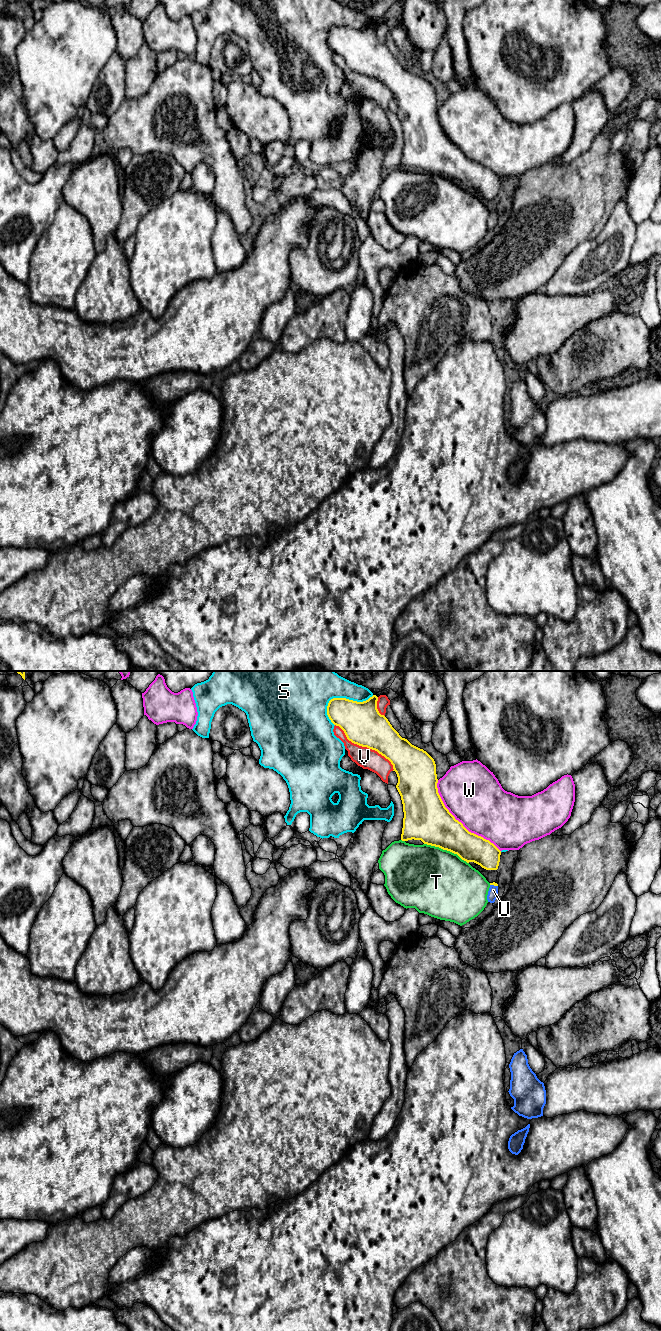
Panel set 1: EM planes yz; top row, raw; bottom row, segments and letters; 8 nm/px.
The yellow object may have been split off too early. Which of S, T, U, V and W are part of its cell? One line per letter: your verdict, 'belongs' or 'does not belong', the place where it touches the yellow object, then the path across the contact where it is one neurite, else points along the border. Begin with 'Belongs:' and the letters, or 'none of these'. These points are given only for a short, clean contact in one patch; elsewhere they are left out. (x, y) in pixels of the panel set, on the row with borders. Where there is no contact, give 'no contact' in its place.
Belongs: U
S: does not belong; meets yellow in yz at (344, 698)
T: does not belong; meets yellow in yz at (446, 849)
U: belongs; meets yellow in yz at (494, 885); runs through yz (495, 884), (494, 885), (493, 890)
V: does not belong; meets yellow in yz at (365, 746)
W: does not belong; meets yellow in yz at (458, 821)

